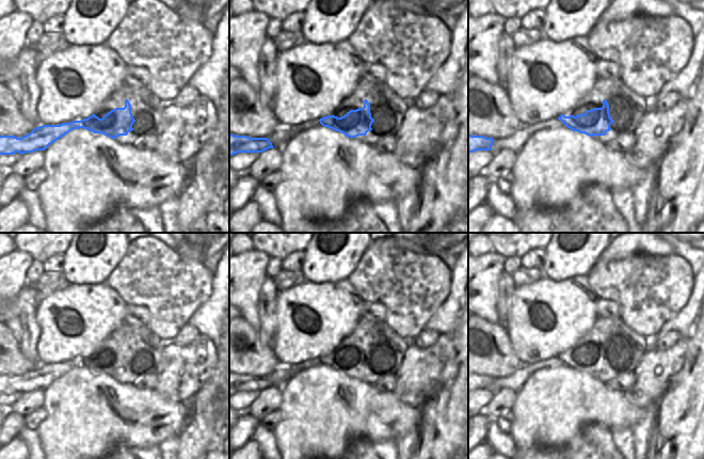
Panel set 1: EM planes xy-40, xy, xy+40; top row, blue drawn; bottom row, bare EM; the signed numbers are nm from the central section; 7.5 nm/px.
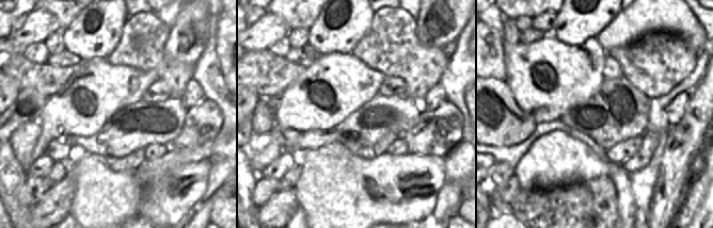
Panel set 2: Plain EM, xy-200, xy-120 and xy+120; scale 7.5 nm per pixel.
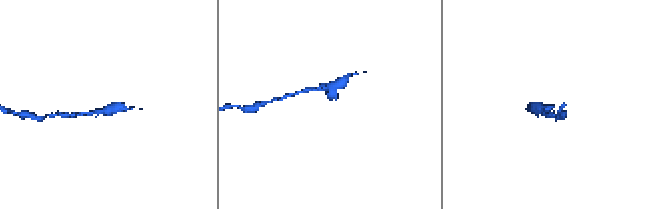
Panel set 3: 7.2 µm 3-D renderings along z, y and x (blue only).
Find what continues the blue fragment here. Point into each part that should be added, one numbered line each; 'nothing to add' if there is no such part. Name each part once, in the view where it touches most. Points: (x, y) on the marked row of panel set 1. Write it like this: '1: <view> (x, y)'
nothing to add

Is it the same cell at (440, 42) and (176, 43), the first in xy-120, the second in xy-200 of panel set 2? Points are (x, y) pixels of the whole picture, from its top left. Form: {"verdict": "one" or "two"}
{"verdict": "one"}

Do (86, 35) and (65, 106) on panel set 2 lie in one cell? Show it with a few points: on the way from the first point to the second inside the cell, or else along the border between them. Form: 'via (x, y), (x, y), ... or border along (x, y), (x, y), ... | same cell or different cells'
border along (106, 59), (91, 58), (86, 60) | different cells

